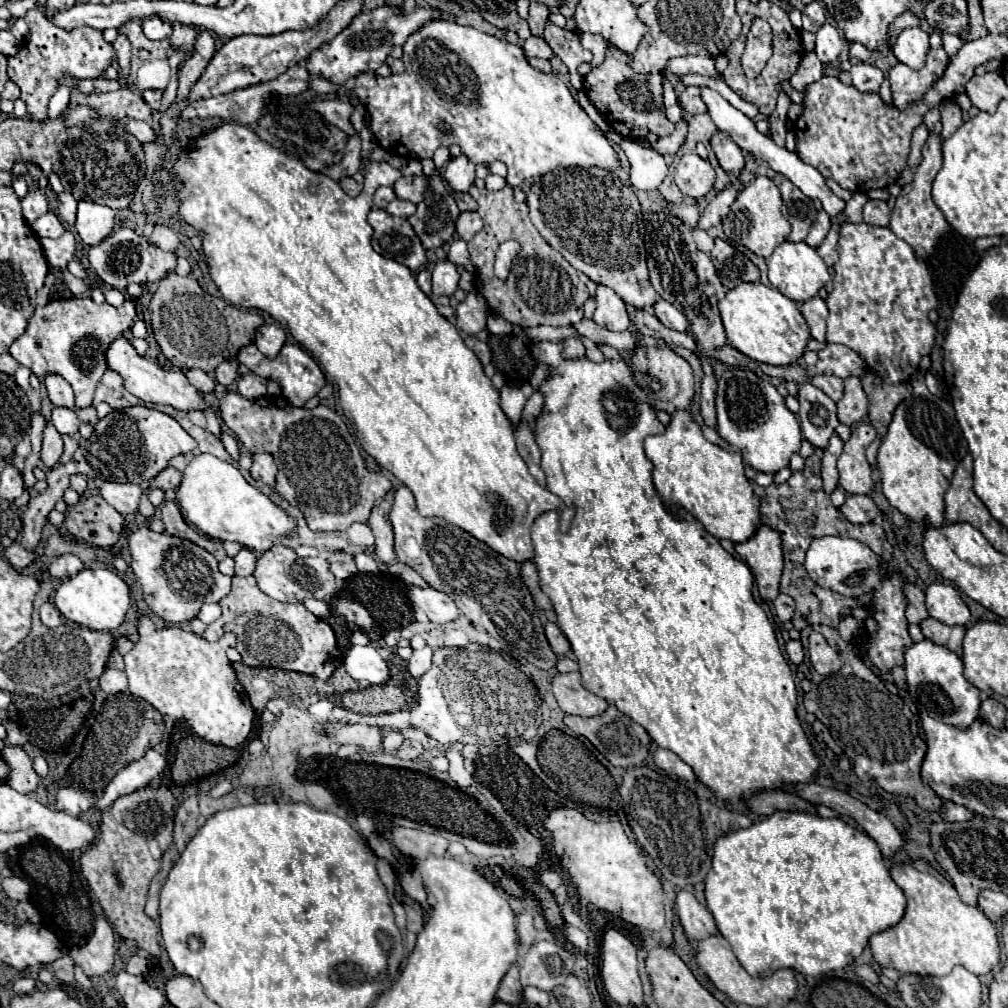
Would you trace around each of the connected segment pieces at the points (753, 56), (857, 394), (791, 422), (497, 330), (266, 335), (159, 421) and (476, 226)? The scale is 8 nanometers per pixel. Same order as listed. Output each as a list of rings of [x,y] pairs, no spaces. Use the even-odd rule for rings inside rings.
[[[755,18],[751,32],[747,36],[745,56],[741,58],[741,66],[747,78],[759,76],[771,58],[771,26],[763,18]]]
[[[851,376],[845,380],[843,398],[837,402],[837,416],[839,416],[839,422],[847,426],[855,426],[867,416],[867,398],[859,378]]]
[[[733,368],[719,376],[719,388],[717,388],[717,432],[723,440],[727,440],[741,456],[747,466],[751,466],[755,472],[775,474],[789,466],[789,458],[799,452],[801,448],[801,428],[797,416],[785,406],[783,396],[775,390],[775,386],[763,378],[759,378],[749,368]]]
[[[489,314],[489,318],[487,318],[487,330],[491,334],[511,334],[513,332],[513,324],[507,322],[505,318]]]
[[[263,324],[257,328],[255,334],[255,346],[261,354],[267,358],[275,358],[285,344],[285,330],[277,324]]]
[[[131,406],[101,418],[83,448],[87,454],[73,454],[73,460],[65,466],[69,474],[83,474],[93,482],[143,484],[165,470],[173,456],[193,452],[197,442],[171,416],[147,406]]]
[[[461,212],[457,220],[457,234],[461,240],[469,242],[477,232],[481,232],[481,228],[483,228],[483,220],[477,212]]]

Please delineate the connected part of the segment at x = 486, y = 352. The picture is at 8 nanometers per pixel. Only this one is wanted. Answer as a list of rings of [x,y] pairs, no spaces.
[[[463,334],[463,340],[465,340],[467,348],[471,348],[471,350],[479,356],[479,360],[481,360],[483,364],[489,364],[489,362],[491,362],[491,348],[487,346],[487,342],[481,342],[479,338],[469,336],[469,334]]]

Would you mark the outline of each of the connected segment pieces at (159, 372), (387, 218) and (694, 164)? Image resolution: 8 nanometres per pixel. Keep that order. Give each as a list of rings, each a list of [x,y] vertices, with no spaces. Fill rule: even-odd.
[[[119,336],[111,348],[107,350],[107,364],[111,370],[119,372],[125,380],[125,388],[135,394],[137,398],[141,398],[145,404],[169,404],[177,410],[189,410],[189,408],[197,408],[197,410],[205,410],[205,402],[201,400],[199,392],[189,384],[189,380],[185,378],[185,374],[181,370],[173,370],[167,372],[161,366],[157,366],[155,362],[151,362],[151,358],[139,356],[133,348],[133,344]]]
[[[375,208],[369,212],[369,224],[373,226],[371,244],[379,254],[405,264],[411,272],[417,272],[425,264],[425,250],[405,218]]]
[[[683,154],[675,166],[675,184],[685,196],[705,198],[713,190],[715,170],[699,154]]]

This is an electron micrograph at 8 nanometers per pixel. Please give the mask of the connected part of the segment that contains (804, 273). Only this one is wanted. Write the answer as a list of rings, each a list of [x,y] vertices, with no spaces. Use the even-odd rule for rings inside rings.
[[[783,242],[781,246],[777,246],[773,250],[773,254],[767,258],[767,266],[769,266],[769,280],[771,284],[787,298],[791,298],[793,302],[805,302],[813,296],[817,296],[817,292],[831,280],[831,274],[823,262],[823,258],[805,242]]]

